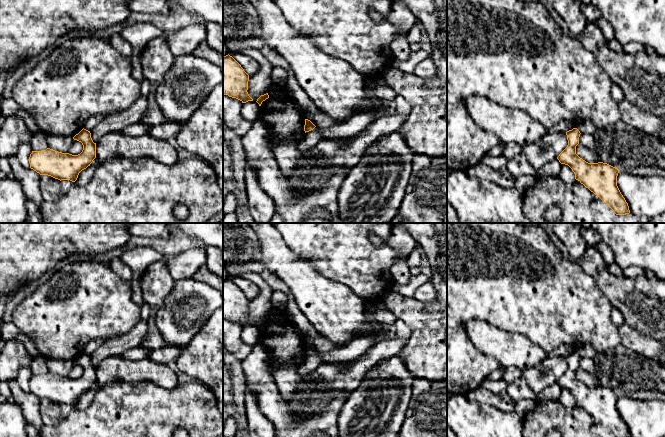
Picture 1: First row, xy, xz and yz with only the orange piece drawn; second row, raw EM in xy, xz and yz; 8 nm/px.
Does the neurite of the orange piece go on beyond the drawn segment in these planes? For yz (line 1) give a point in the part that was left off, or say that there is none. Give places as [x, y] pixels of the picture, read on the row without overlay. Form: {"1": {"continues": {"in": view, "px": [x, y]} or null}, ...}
{"1": {"continues": null}}

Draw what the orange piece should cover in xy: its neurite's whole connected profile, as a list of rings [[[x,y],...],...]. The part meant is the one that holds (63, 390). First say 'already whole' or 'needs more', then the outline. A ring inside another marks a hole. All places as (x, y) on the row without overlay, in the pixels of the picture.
already whole; [[[84,352],[73,363],[83,369],[80,378],[72,379],[50,372],[32,375],[29,381],[30,392],[40,399],[48,399],[60,405],[75,406],[79,397],[90,390],[96,382],[96,367],[93,366],[90,355]]]

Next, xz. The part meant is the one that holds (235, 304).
already whole; [[[229,278],[223,280],[223,319],[236,322],[242,327],[253,325],[248,314],[249,299]]]

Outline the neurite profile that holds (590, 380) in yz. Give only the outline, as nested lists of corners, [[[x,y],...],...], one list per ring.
[[[581,367],[576,370],[576,378],[588,387],[598,387],[601,386],[597,376],[595,374],[590,374]]]

